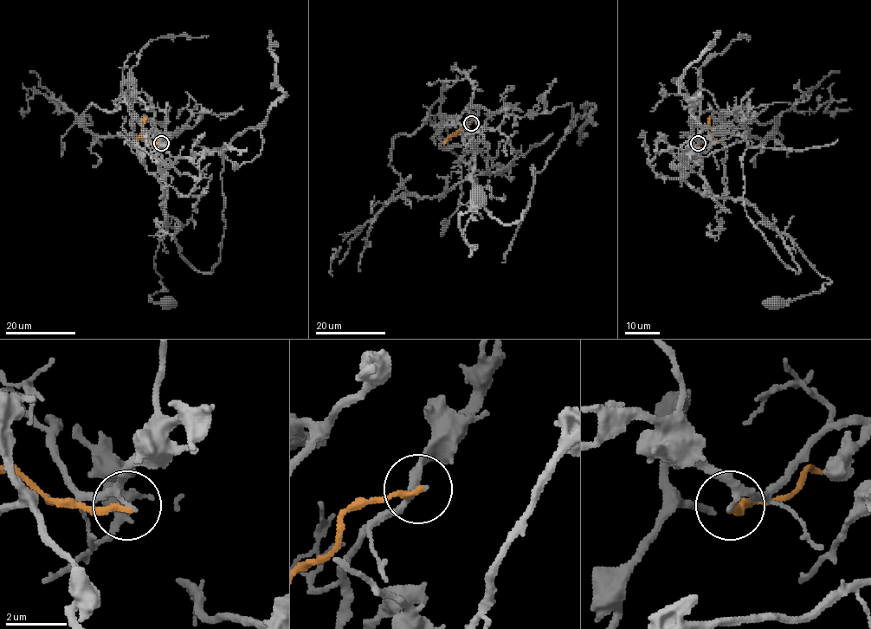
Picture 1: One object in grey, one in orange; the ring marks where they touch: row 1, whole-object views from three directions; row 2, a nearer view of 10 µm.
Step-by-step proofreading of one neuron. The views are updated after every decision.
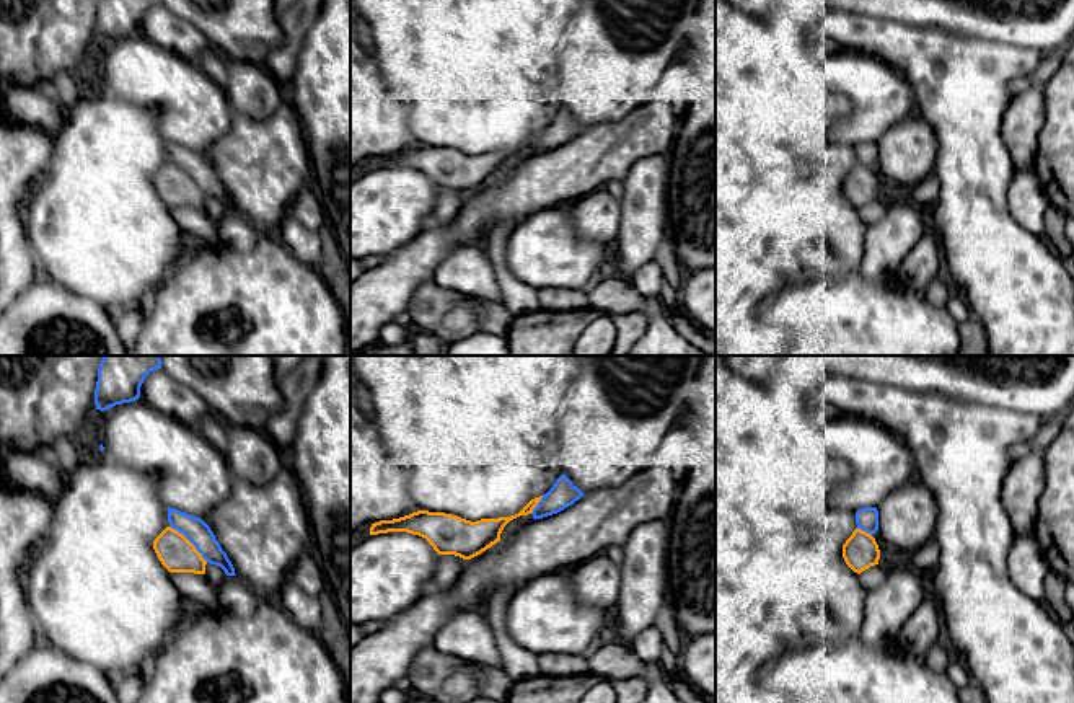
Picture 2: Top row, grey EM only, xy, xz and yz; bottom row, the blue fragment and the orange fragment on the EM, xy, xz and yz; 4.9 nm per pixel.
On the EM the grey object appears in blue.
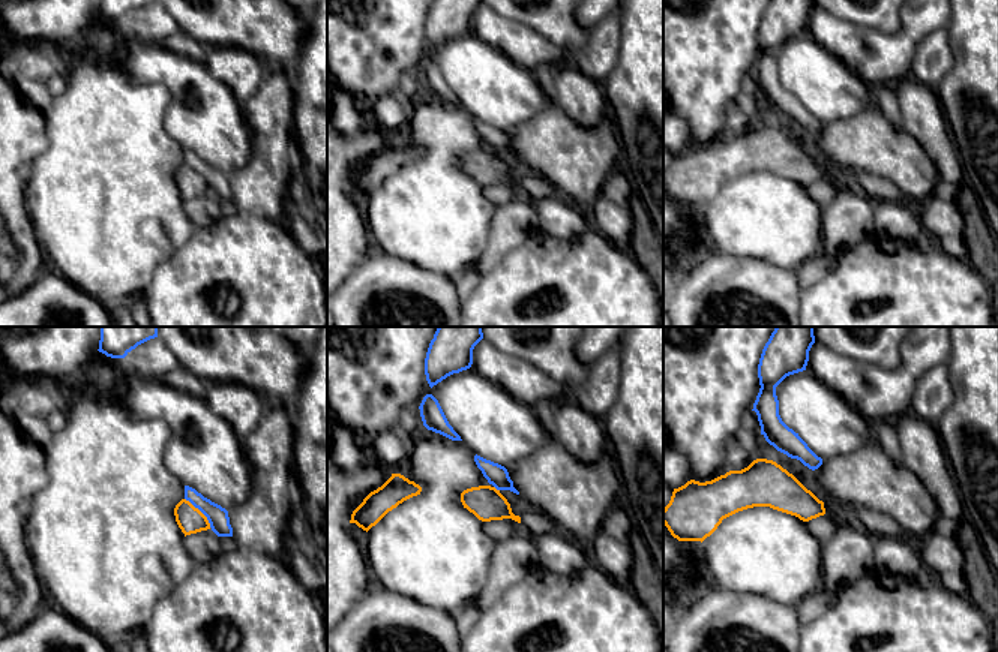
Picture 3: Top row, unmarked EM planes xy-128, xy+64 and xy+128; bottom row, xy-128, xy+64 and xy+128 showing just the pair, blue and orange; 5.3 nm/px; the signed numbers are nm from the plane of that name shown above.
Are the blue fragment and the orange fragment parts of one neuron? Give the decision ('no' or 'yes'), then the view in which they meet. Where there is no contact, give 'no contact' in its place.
no; meets blue in xy

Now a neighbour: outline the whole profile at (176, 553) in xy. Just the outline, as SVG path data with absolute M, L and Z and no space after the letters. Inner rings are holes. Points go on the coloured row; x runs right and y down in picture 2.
M171 527L155 538L153 550L169 573L205 574L207 561L183 533Z

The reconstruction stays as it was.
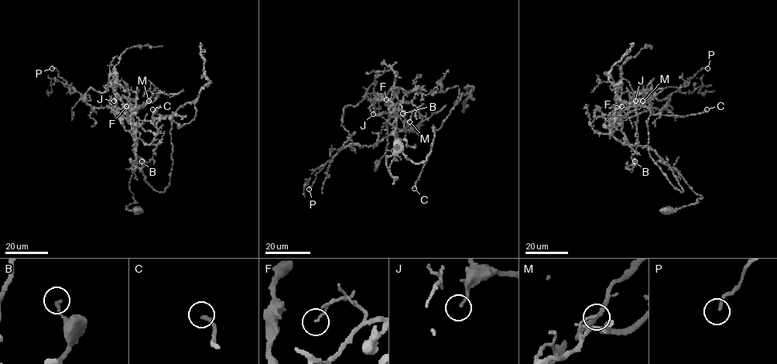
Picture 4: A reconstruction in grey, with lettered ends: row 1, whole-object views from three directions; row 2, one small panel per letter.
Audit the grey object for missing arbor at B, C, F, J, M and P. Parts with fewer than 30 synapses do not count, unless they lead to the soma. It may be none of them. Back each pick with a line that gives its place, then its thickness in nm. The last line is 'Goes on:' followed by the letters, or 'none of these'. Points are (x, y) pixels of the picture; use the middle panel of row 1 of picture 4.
C: at (414, 188); 240 nm thick
Goes on: C

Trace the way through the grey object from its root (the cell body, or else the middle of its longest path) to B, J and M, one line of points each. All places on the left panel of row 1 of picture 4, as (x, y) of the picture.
B: (137, 208), (126, 208), (137, 203), (129, 186), (137, 166), (136, 145), (135, 166), (142, 169), (142, 161)
J: (137, 208), (126, 208), (137, 203), (129, 186), (137, 166), (135, 124), (129, 102), (124, 97), (114, 101)
M: (137, 208), (126, 208), (137, 203), (129, 186), (137, 166), (137, 144), (130, 108), (144, 106), (148, 101)

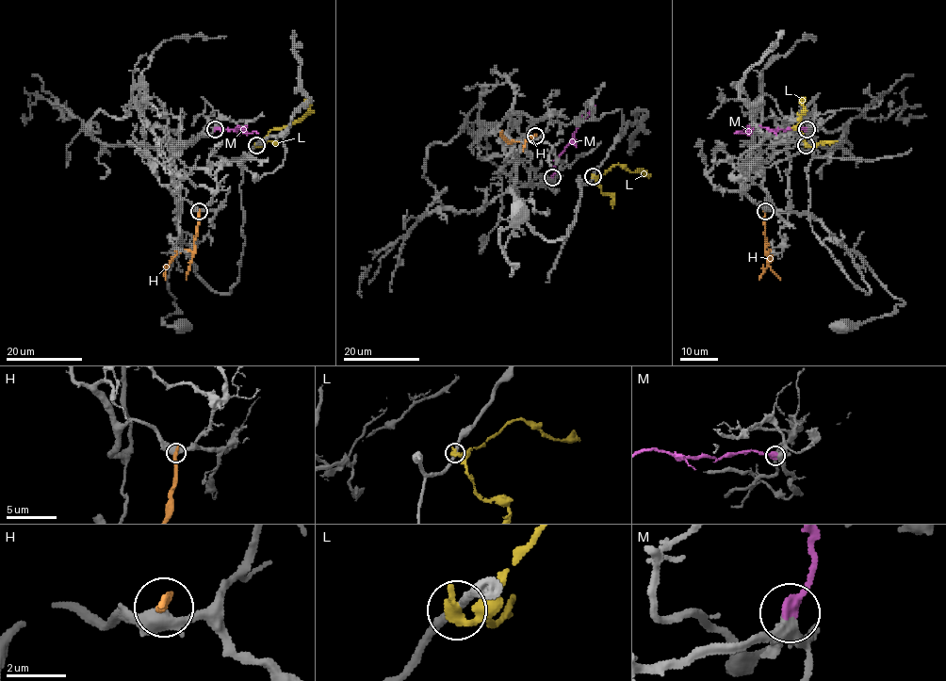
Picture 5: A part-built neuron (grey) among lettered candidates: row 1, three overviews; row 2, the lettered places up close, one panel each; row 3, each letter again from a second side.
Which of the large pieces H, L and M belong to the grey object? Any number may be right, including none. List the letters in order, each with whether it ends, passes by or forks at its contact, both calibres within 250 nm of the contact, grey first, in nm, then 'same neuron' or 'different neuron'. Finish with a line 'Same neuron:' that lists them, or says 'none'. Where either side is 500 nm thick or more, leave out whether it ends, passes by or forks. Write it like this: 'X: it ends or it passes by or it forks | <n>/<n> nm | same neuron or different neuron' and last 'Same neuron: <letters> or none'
H: it ends | 400/340 nm | different neuron
L: it ends | 240/320 nm | different neuron
M: it ends | 340/400 nm | same neuron
Same neuron: M

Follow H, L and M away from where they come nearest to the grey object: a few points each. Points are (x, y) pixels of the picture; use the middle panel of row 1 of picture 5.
H: (536, 137), (508, 142), (500, 135), (502, 130)
L: (593, 176), (603, 174), (616, 164), (630, 171), (646, 173), (644, 175)
M: (552, 177), (556, 159), (595, 105)

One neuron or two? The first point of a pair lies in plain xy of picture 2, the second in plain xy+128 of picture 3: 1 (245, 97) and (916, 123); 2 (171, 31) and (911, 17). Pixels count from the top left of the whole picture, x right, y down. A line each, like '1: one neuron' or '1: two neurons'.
1: one neuron
2: one neuron

